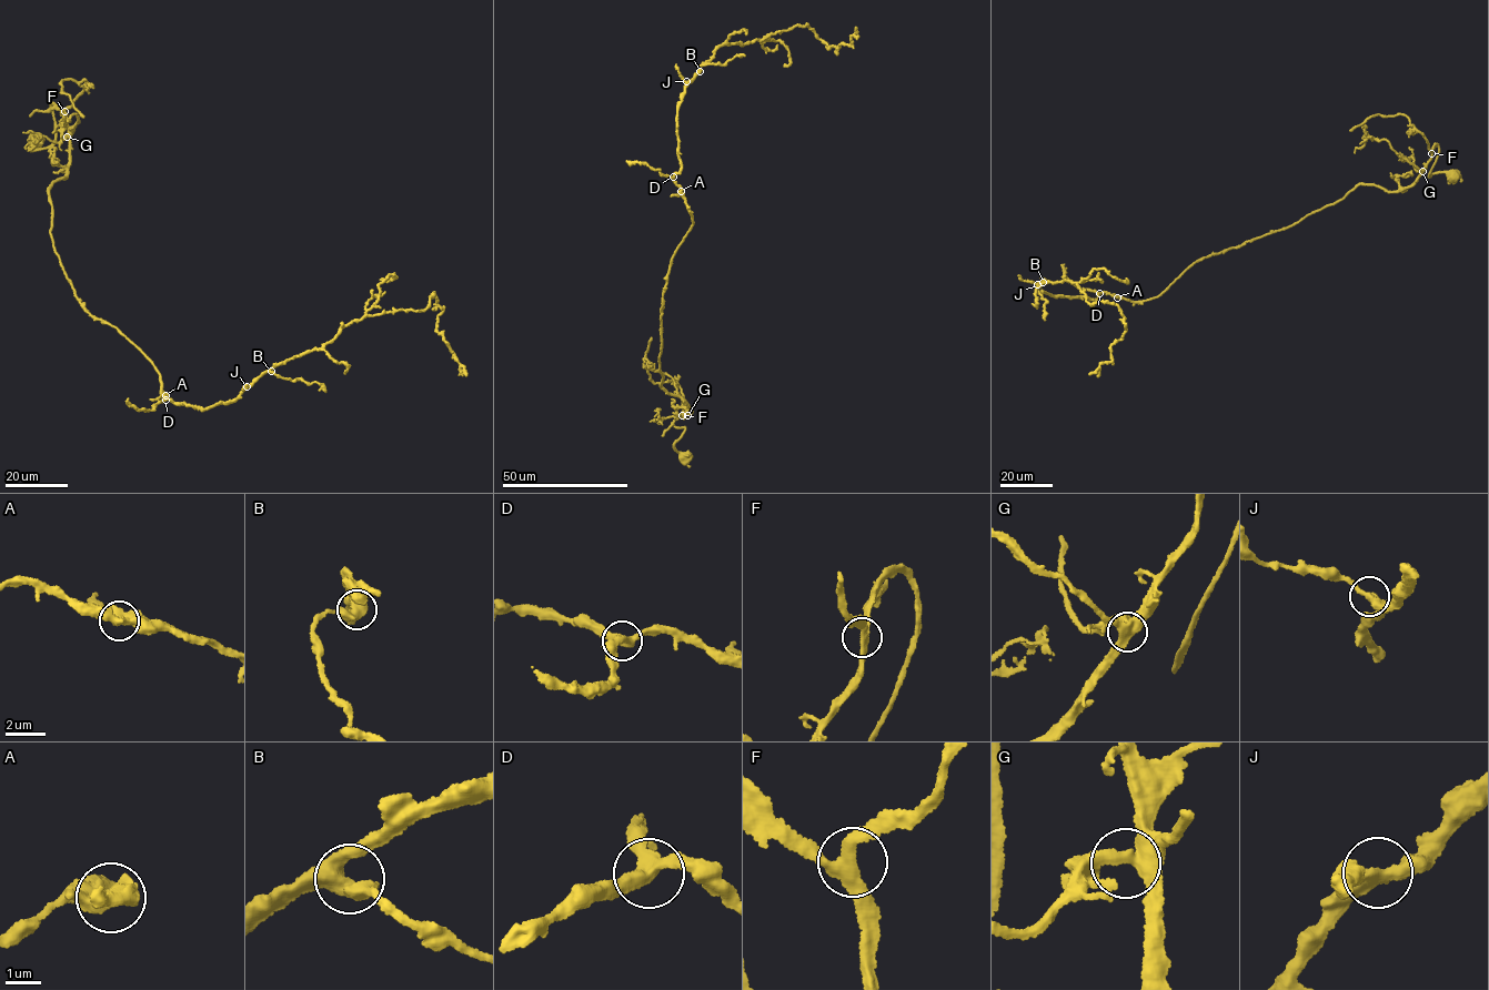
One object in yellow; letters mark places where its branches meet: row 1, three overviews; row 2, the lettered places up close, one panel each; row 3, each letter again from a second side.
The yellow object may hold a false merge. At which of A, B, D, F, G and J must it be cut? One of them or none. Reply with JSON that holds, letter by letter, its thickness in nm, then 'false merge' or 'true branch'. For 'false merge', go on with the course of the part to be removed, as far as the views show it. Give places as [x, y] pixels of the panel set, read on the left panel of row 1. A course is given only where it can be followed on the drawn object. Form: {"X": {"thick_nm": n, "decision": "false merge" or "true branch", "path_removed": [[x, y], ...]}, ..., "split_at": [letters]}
{"A": {"thick_nm": 400, "decision": "true branch"}, "B": {"thick_nm": 480, "decision": "true branch"}, "D": {"thick_nm": 400, "decision": "true branch"}, "F": {"thick_nm": 280, "decision": "true branch"}, "G": {"thick_nm": 360, "decision": "true branch"}, "J": {"thick_nm": 380, "decision": "true branch"}, "split_at": []}

